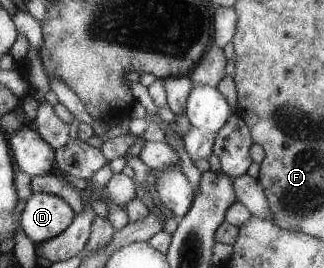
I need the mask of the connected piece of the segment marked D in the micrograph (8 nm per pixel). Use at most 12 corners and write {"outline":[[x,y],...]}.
{"outline":[[31,193],[21,228],[35,245],[63,232],[75,211],[59,195]]}

